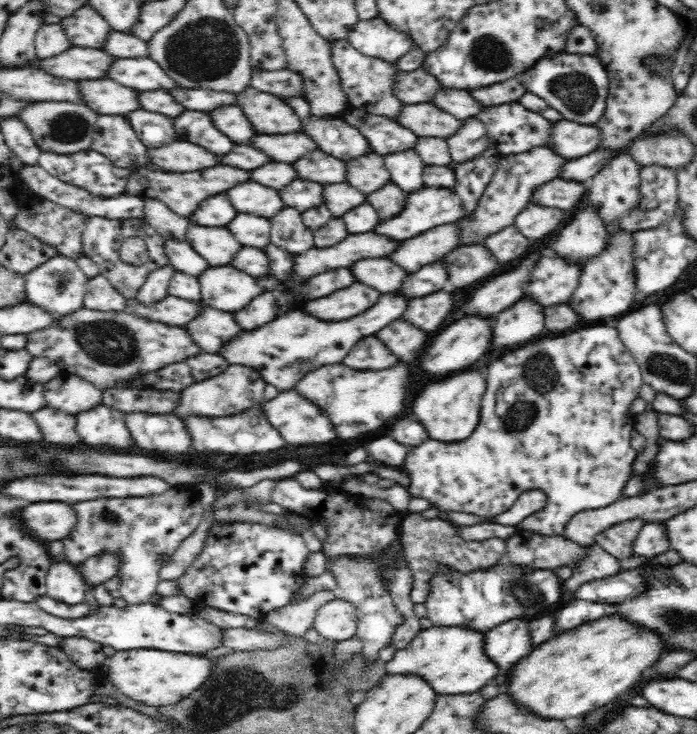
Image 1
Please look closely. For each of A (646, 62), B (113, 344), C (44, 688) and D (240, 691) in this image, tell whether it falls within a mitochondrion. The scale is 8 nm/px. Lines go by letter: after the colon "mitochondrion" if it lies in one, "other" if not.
A: other
B: mitochondrion
C: other
D: mitochondrion

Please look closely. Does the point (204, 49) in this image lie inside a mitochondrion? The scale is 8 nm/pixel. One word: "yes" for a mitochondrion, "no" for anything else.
yes

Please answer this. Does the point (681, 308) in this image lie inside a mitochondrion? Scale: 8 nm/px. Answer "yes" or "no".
no

